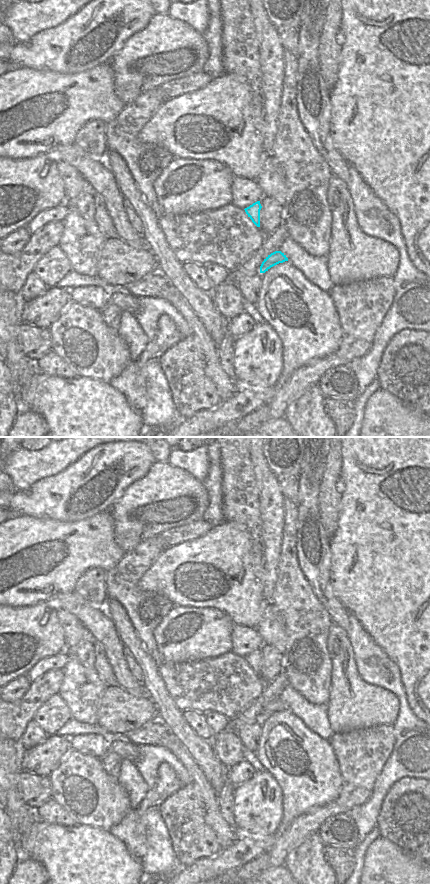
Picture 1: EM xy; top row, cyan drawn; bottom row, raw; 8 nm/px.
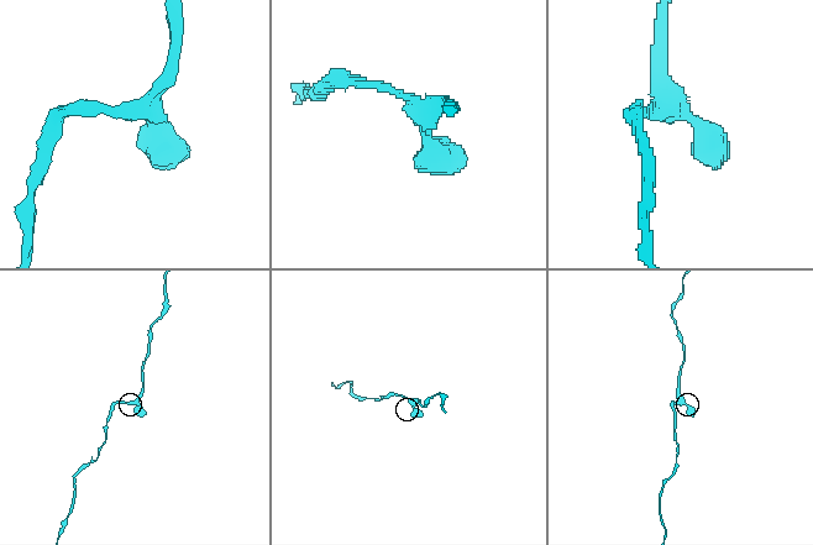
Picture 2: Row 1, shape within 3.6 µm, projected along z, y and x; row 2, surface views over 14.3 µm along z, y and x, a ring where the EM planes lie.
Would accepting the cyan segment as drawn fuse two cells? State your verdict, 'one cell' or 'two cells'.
one cell

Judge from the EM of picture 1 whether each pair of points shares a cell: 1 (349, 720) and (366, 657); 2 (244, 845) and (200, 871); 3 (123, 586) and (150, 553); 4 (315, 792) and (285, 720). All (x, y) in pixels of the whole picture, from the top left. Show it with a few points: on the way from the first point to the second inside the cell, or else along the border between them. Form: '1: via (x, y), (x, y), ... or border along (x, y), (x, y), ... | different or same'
1: border along (354, 654), (358, 675), (363, 680), (381, 688) | different
2: via (233, 854), (217, 866), (211, 867) | same
3: via (125, 578), (142, 561) | same
4: via (315, 772), (313, 762), (306, 748), (305, 733) | same

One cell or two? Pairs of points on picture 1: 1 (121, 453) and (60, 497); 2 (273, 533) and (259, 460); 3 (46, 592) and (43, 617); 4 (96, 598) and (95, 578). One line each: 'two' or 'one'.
1: one
2: one
3: two
4: one

